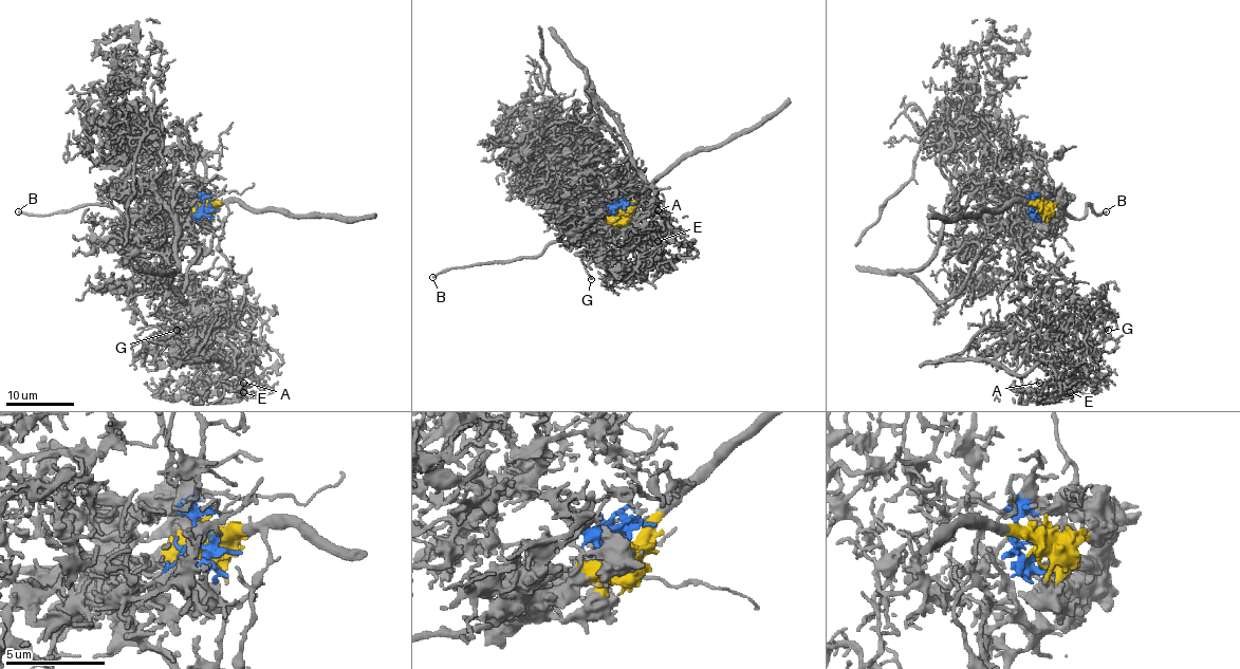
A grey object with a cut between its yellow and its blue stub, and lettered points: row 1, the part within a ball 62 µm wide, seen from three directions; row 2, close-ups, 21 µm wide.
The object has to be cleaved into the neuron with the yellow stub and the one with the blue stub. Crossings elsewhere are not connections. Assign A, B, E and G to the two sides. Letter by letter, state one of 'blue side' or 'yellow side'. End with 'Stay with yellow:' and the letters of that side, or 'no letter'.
A: blue side
B: yellow side
E: blue side
G: blue side
Stay with yellow: B

